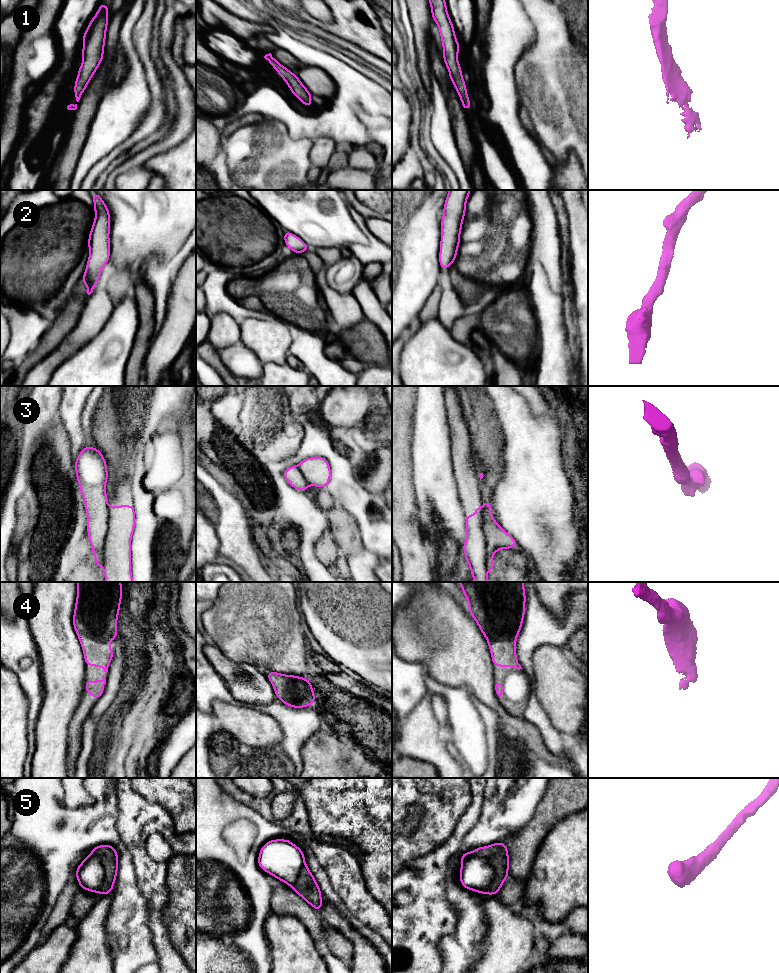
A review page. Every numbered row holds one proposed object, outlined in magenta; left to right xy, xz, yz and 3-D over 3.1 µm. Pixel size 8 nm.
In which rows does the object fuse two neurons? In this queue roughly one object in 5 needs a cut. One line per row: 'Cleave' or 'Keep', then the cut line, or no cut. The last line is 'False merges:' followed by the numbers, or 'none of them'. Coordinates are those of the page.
1: Keep. No split
2: Keep. No split
3: Cleave. Split along yz (482, 507), (482, 529), (486, 544), (487, 569)
4: Keep. No split
5: Keep. No split
False merges: 3

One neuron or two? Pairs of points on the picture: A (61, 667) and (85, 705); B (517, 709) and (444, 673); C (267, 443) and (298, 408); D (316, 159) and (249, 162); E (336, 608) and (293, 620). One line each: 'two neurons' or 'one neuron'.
A: two neurons
B: two neurons
C: two neurons
D: two neurons
E: two neurons

